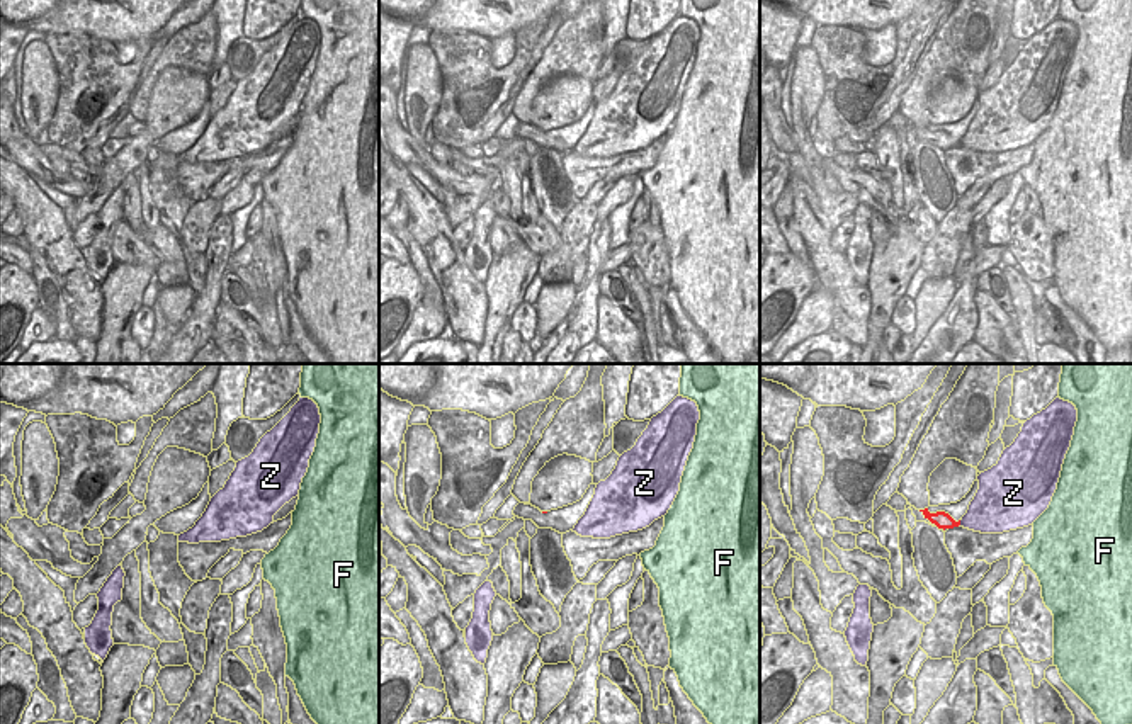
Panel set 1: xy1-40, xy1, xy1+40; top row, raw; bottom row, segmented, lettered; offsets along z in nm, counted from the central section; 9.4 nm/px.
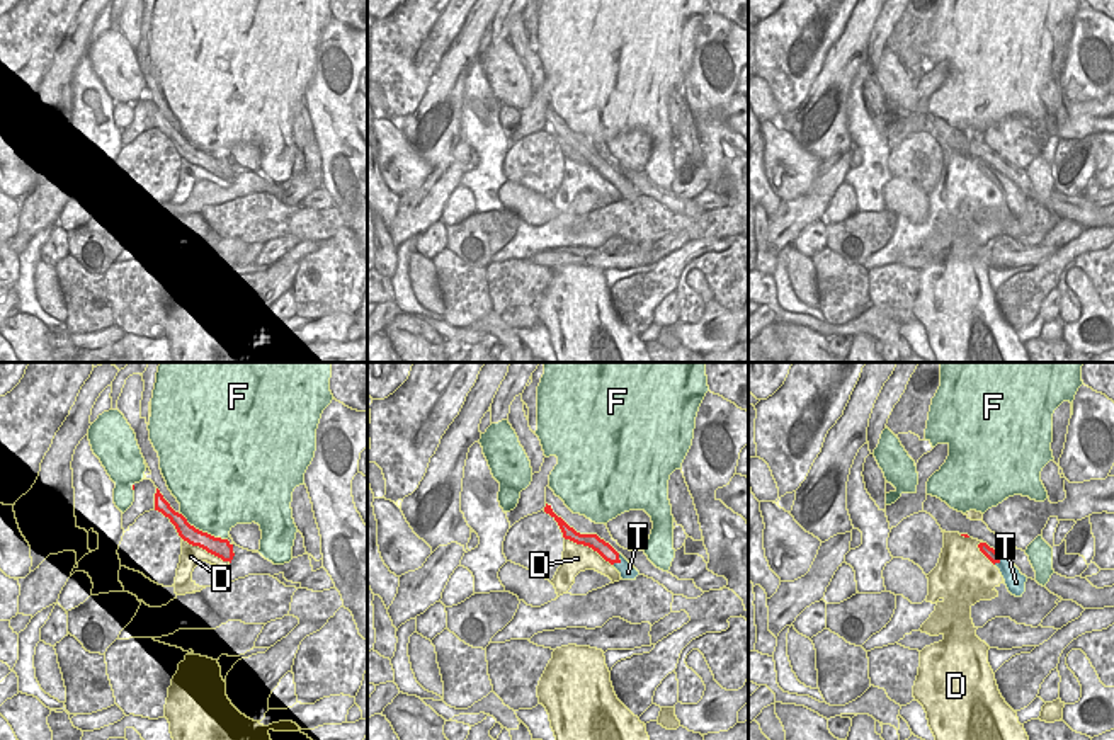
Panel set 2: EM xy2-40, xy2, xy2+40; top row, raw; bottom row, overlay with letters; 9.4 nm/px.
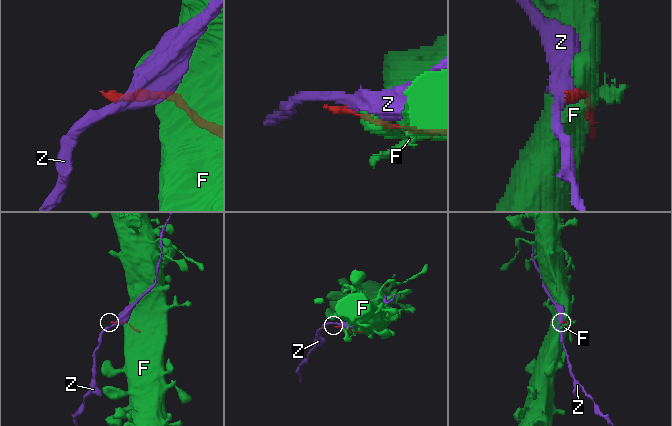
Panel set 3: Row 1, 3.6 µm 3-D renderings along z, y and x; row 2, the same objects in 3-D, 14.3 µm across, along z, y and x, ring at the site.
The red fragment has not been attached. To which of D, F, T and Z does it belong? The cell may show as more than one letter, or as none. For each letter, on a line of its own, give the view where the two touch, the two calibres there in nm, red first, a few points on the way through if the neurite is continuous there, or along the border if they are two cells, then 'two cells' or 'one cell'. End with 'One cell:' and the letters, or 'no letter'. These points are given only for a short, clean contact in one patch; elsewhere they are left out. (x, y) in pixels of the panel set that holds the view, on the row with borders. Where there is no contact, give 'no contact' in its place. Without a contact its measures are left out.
D: meets red in xy2-40; 190 nm thick on the red side, 200 nm on the other; two cells
F: meets red in xy2-40; 190 nm thick on the red side, 480 nm on the other; two cells
T: meets red in xy2; 140 nm thick on the red side, 160 nm on the other; border along xy2 (619, 553), (619, 560), (613, 565); two cells
Z: meets red in xy1+40; 160 nm thick on the red side, 320 nm on the other; two cells
One cell: no letter

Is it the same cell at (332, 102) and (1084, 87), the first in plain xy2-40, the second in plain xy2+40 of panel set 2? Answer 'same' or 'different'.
same

